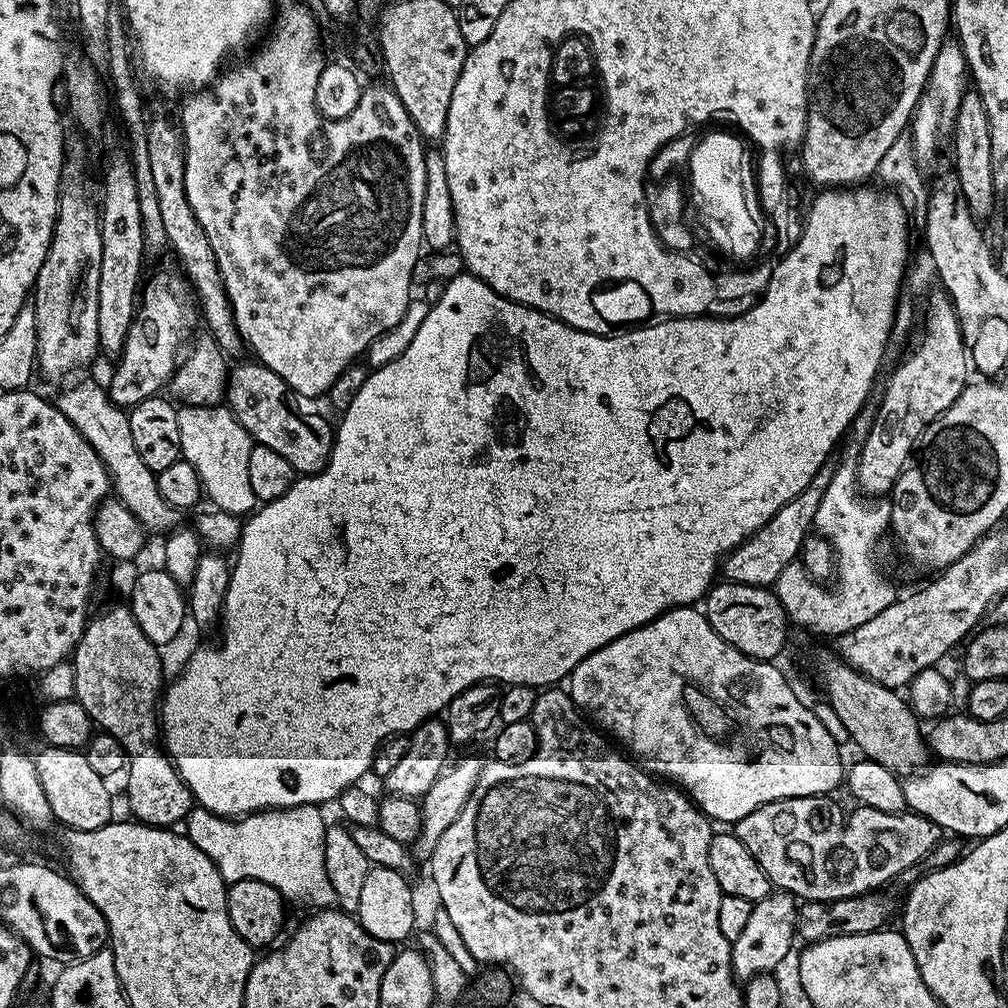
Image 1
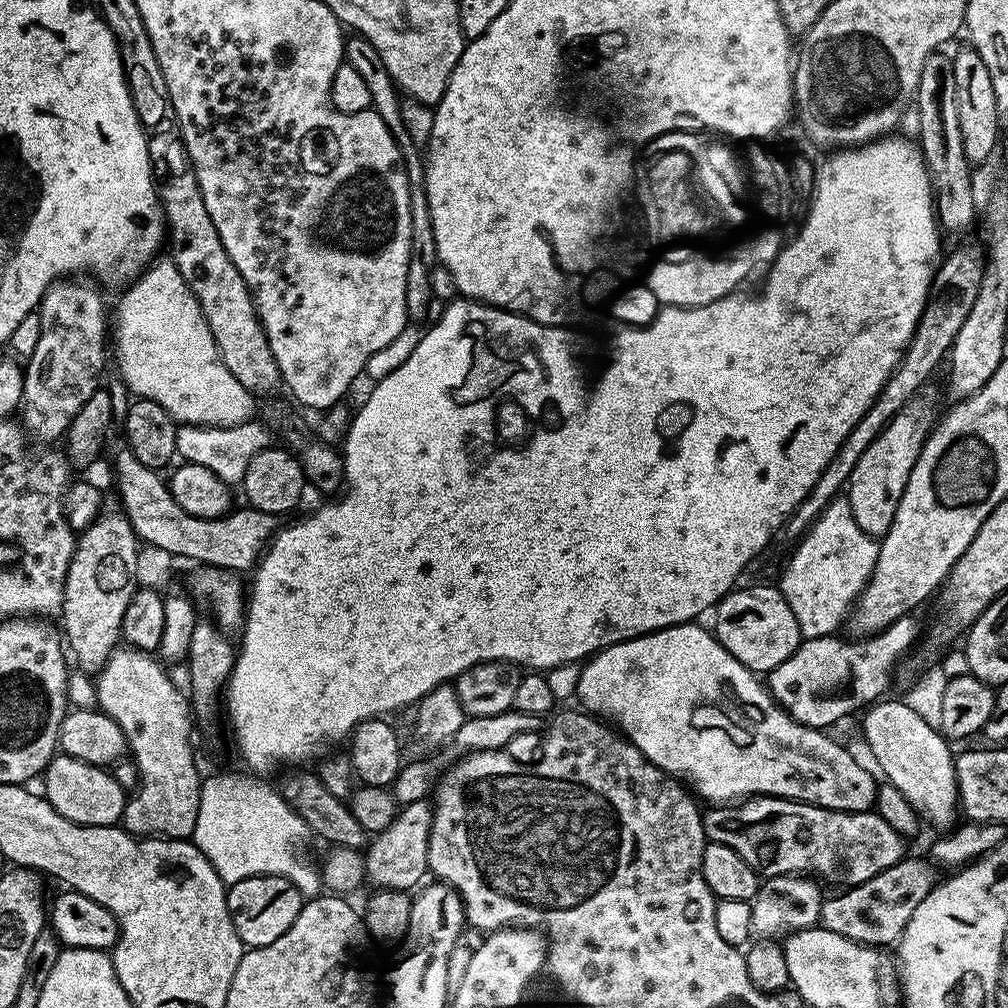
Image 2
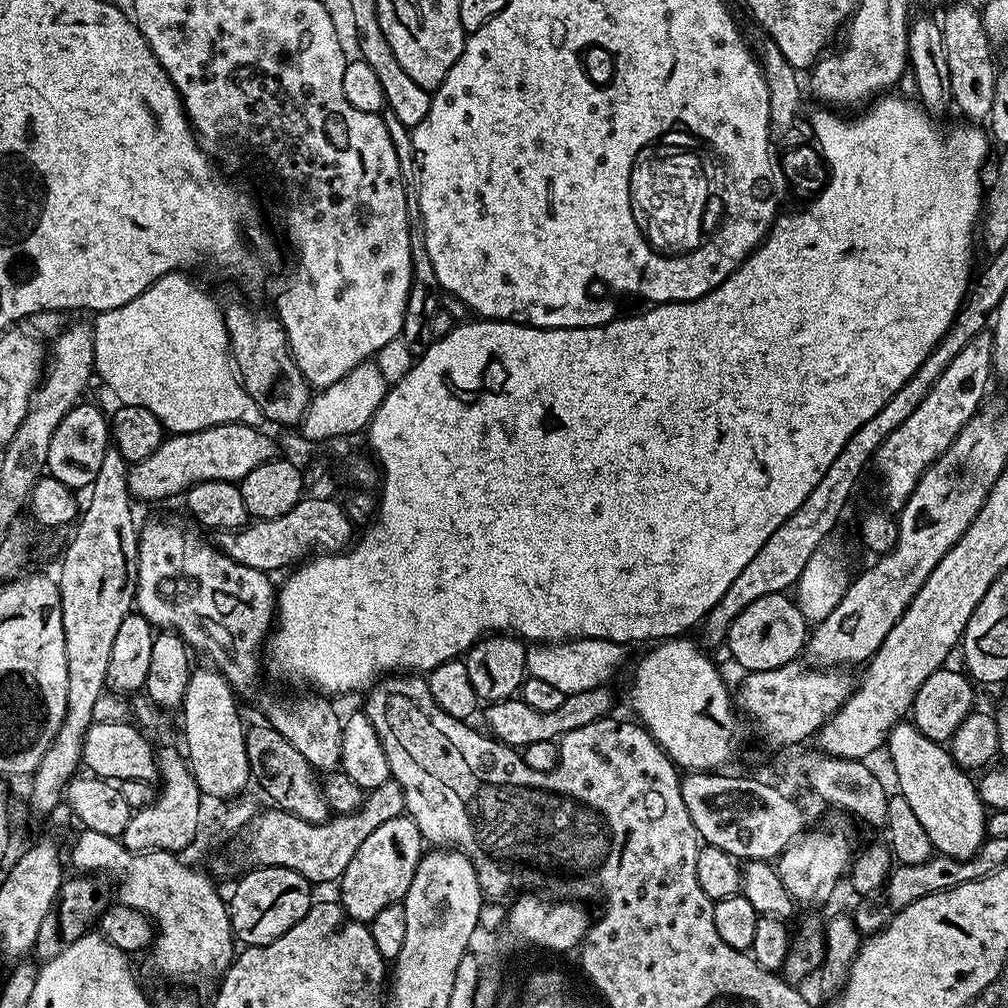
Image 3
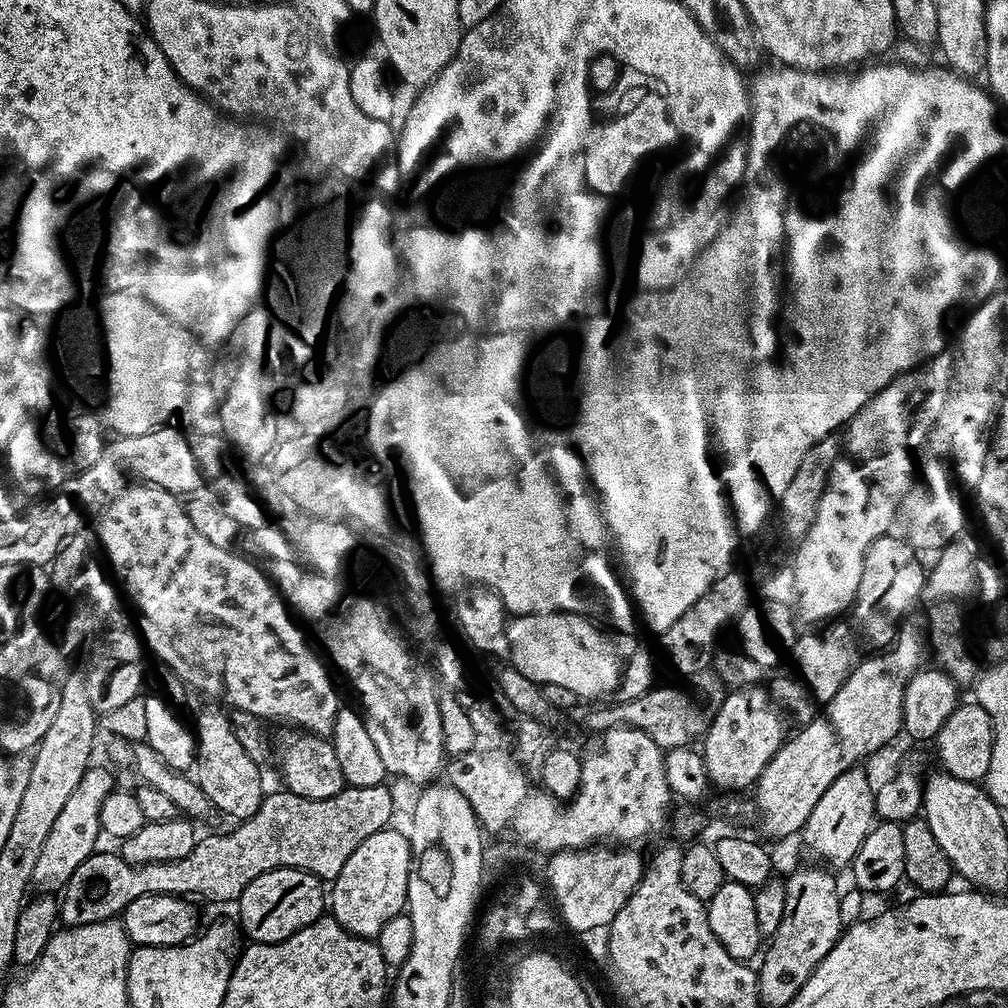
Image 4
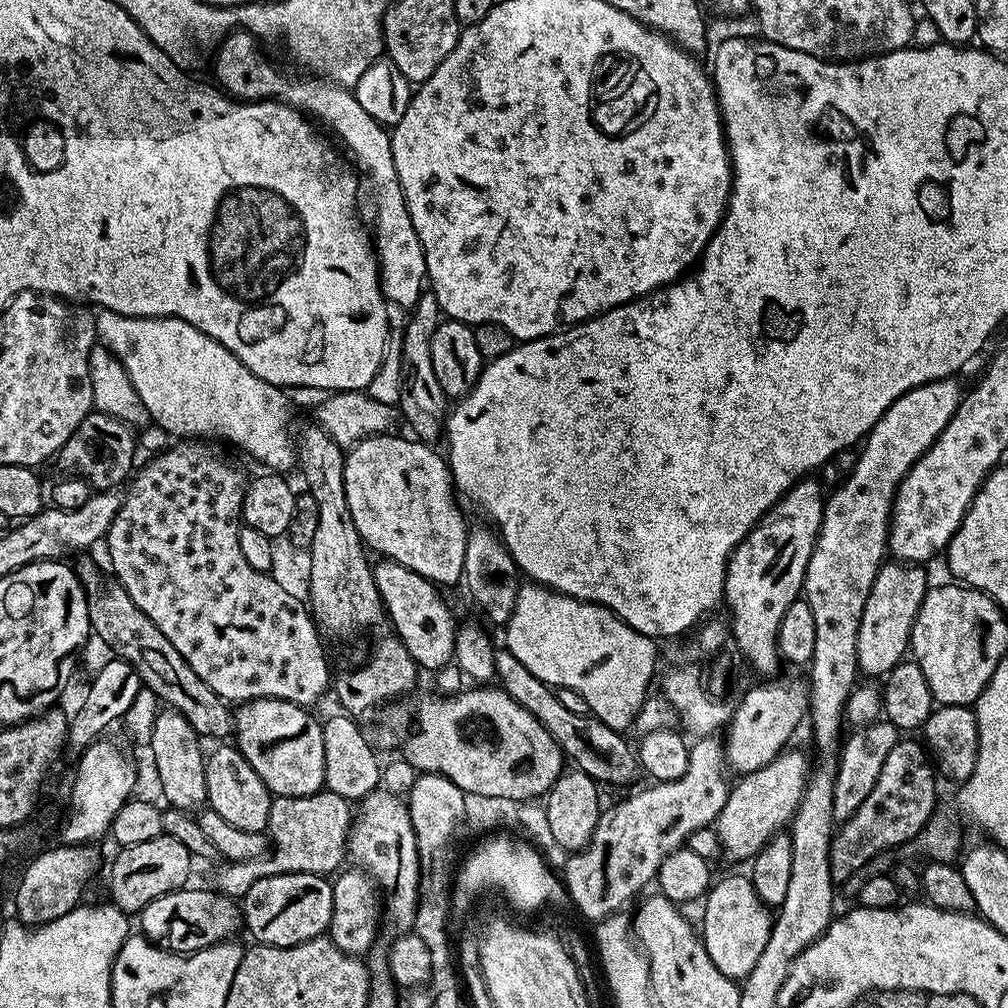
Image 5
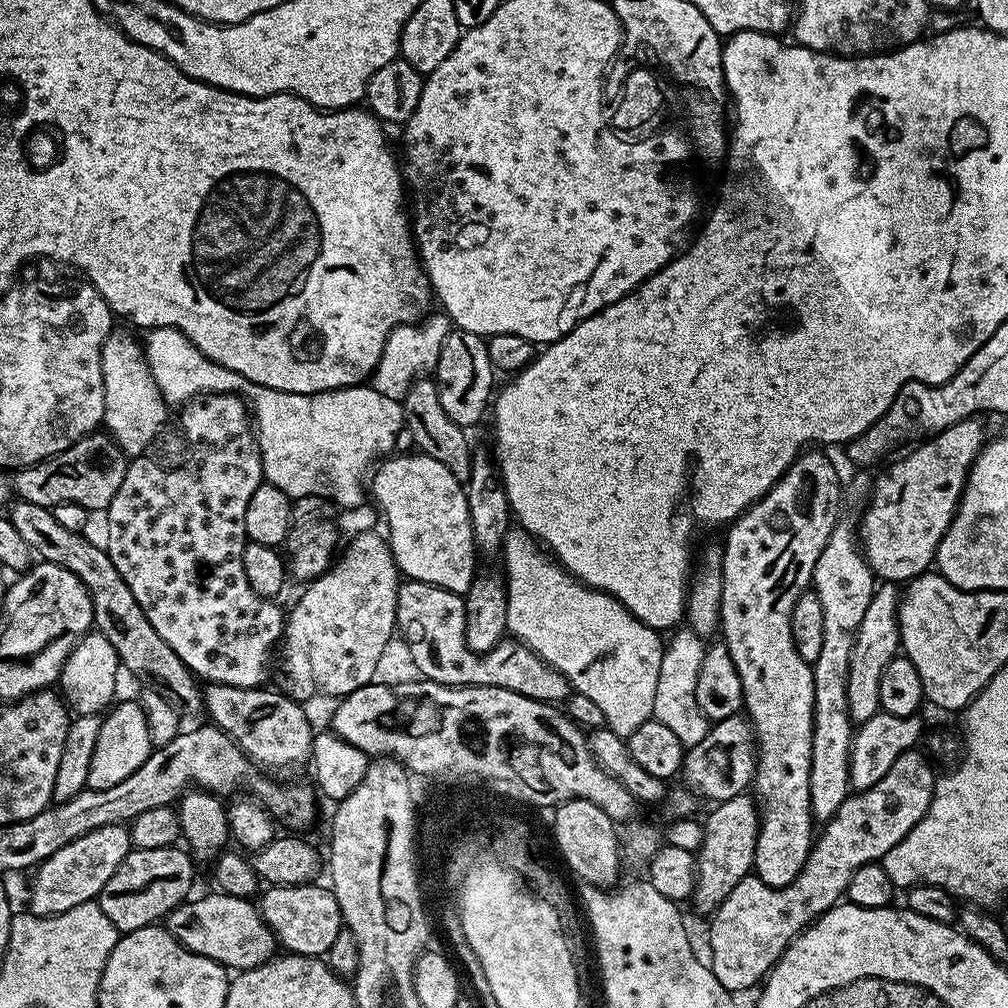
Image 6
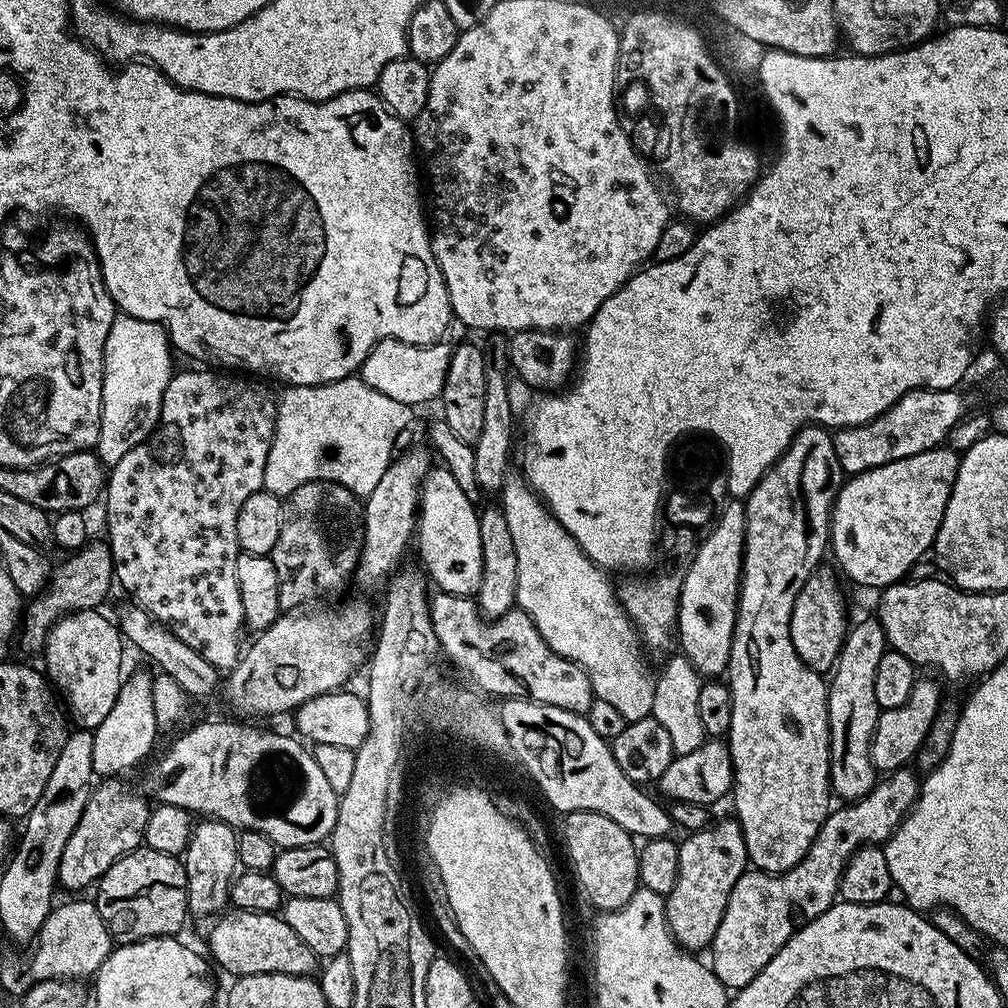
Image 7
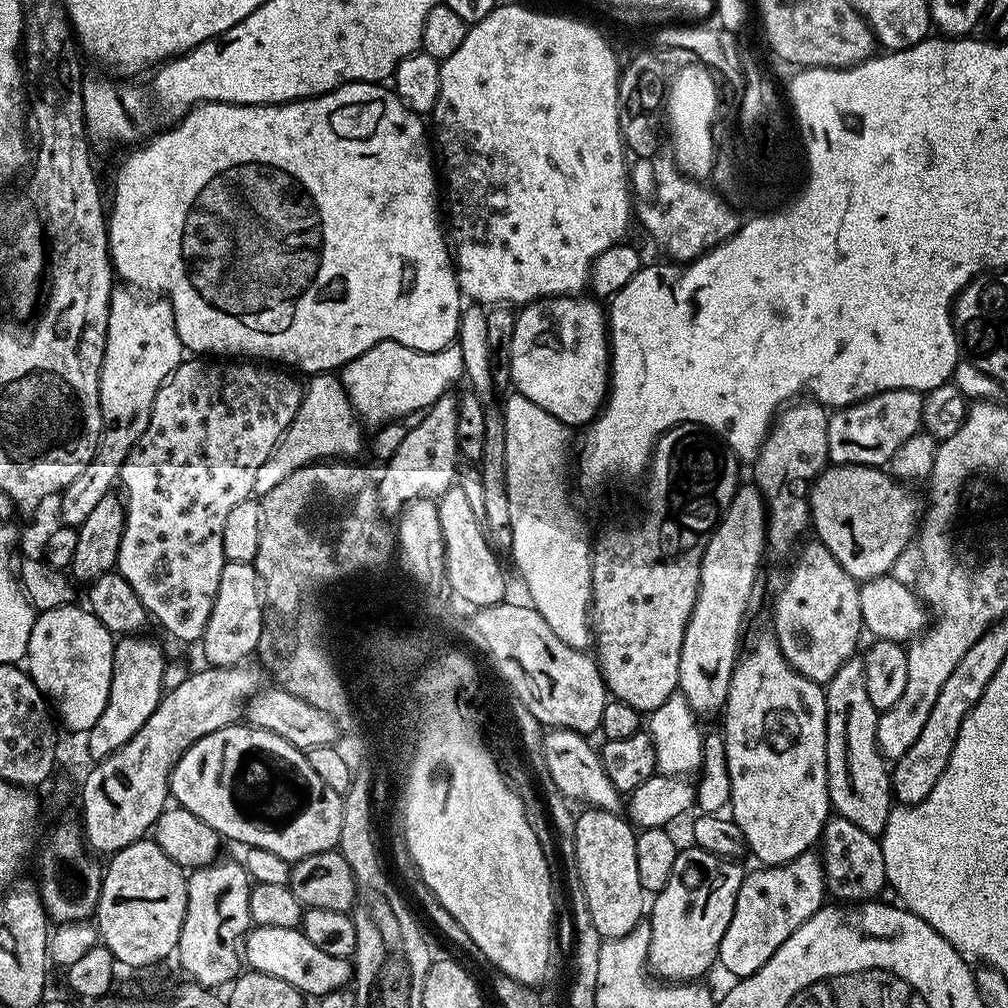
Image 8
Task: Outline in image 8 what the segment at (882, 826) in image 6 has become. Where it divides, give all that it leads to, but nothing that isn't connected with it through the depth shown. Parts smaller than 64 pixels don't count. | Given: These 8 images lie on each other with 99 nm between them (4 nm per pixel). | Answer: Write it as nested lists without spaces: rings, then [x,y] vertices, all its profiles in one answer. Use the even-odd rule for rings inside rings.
[[[815,851],[803,852],[785,864],[757,867],[757,872],[749,871],[738,890],[730,926],[722,934],[719,967],[724,967],[732,978],[743,978],[754,974],[772,955],[826,903],[824,887],[824,865]]]

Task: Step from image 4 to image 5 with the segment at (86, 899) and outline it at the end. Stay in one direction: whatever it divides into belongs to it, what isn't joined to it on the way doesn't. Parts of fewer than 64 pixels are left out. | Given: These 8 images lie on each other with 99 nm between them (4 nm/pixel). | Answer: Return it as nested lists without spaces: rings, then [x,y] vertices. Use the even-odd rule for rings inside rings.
[[[327,790],[309,796],[275,797],[266,829],[266,836],[272,839],[272,853],[269,856],[253,854],[243,860],[221,863],[216,872],[215,891],[229,898],[243,898],[256,880],[274,874],[305,872],[327,877],[328,872],[335,873],[341,867],[339,864],[345,863],[353,819],[354,808],[349,800]]]

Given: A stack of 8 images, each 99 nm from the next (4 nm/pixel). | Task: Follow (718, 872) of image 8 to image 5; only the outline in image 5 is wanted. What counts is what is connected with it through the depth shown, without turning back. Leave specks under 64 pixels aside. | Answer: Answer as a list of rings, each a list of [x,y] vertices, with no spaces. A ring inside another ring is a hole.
[[[785,750],[762,770],[745,772],[737,784],[731,785],[726,804],[717,817],[714,827],[727,860],[751,861],[777,835],[780,828],[791,821],[798,810],[804,788],[808,784],[810,760],[800,752]]]

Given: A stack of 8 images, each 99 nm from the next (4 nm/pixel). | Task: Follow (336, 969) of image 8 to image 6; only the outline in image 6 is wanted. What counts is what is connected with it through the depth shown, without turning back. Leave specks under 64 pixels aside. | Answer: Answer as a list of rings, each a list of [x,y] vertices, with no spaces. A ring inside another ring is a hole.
[[[215,894],[189,898],[166,917],[170,935],[194,954],[204,955],[223,964],[228,970],[256,968],[271,960],[278,952],[278,941],[268,924],[260,917],[260,909],[252,900]]]

